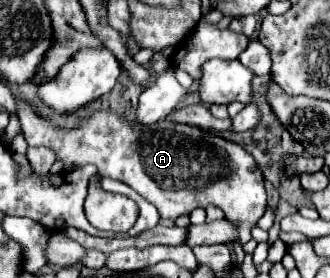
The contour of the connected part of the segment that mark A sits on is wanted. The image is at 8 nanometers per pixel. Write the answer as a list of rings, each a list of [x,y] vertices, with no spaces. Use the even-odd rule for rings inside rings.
[[[18,101],[18,117],[30,147],[44,145],[54,149],[64,163],[64,171],[90,163],[96,165],[100,175],[124,181],[150,201],[158,209],[160,219],[174,221],[196,207],[216,205],[224,211],[228,221],[237,226],[239,241],[248,242],[251,229],[267,209],[264,177],[254,157],[250,157],[244,147],[204,129],[182,123],[174,125],[170,121],[142,127],[120,121],[116,115],[102,111],[84,121],[78,129],[66,131],[62,127],[52,127],[48,121],[36,119],[32,109],[22,101]],[[254,207],[258,207],[258,211],[254,211]]]

